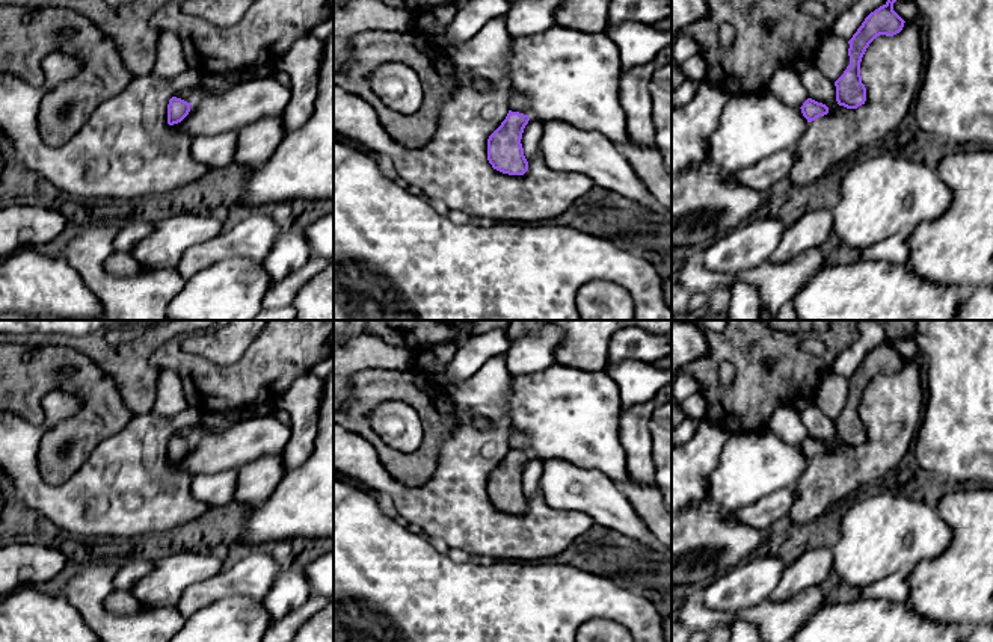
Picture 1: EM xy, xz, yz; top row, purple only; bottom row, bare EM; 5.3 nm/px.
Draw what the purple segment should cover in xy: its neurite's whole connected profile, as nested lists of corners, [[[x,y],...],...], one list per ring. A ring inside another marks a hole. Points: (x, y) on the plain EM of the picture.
[[[172,435],[168,443],[168,462],[174,464],[181,461],[189,453],[190,444],[192,444],[190,441]]]

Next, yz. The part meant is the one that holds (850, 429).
[[[887,320],[884,329],[887,340],[871,350],[848,379],[850,403],[835,420],[836,440],[847,447],[857,447],[865,443],[866,426],[860,414],[862,396],[877,375],[893,375],[902,369],[905,360],[893,349],[893,341],[899,337],[913,335],[916,320]]]

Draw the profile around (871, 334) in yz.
[[[857,320],[859,335],[856,341],[842,350],[830,364],[830,372],[850,379],[865,356],[886,343],[886,329],[877,320]]]

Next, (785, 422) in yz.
[[[788,403],[774,409],[767,427],[788,444],[801,446],[807,438],[807,431],[798,411]]]

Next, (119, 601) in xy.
[[[115,589],[106,598],[106,607],[118,615],[131,615],[143,610],[142,603],[131,594],[131,591]]]

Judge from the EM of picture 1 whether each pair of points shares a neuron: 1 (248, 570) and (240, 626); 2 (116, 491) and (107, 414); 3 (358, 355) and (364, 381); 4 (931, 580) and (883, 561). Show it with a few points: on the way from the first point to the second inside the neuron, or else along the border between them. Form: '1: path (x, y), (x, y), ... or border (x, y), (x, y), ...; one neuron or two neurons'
1: border (260, 600), (246, 595), (224, 595), (210, 604); two neurons
2: border (132, 419), (116, 432), (106, 437), (85, 459); two neurons
3: border (399, 370), (356, 372), (350, 378), (349, 404); two neurons
4: border (940, 555), (919, 561), (906, 573); two neurons

